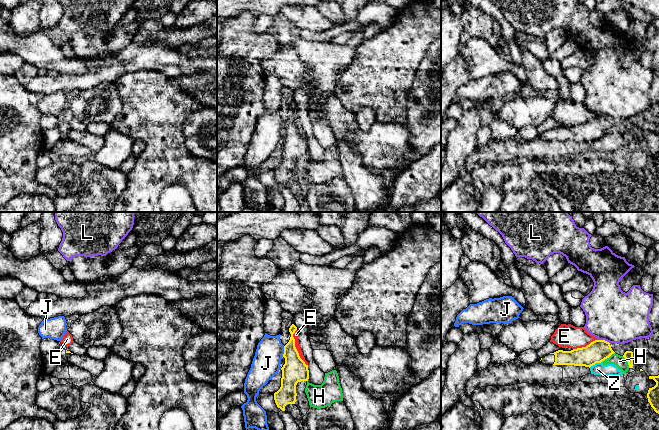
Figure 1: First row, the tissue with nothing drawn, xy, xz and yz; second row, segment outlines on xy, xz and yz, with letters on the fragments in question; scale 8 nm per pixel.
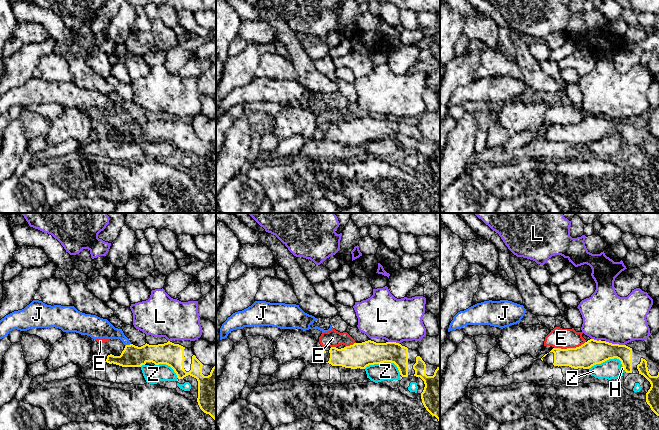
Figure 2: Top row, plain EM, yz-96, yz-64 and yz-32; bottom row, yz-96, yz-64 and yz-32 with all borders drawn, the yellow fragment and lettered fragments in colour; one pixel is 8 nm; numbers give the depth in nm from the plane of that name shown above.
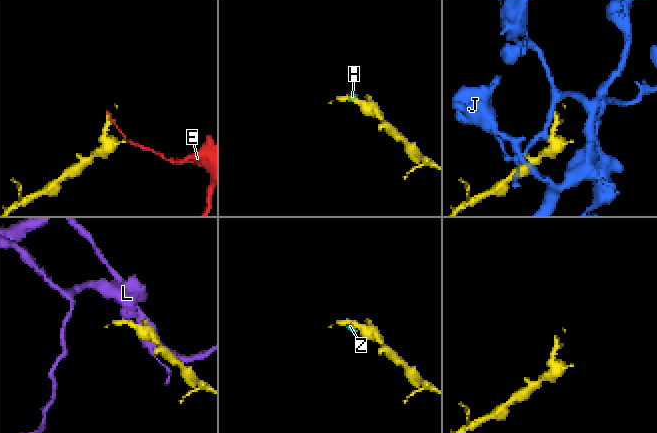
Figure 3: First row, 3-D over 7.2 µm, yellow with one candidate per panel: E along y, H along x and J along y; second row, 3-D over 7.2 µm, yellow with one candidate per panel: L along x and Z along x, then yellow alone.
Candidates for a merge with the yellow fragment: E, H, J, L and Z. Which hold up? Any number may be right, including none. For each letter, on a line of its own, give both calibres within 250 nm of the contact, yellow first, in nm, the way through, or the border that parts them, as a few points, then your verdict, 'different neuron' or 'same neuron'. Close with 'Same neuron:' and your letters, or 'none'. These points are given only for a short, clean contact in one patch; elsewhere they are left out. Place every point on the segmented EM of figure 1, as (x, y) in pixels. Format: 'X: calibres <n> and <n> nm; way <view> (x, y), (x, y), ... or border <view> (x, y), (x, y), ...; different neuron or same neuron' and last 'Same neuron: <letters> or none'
E: calibres 200 and 50 nm; border xz (296, 329), (293, 334), (294, 346), (299, 357), (307, 365); different neuron
H: calibres 80 and 90 nm; border yz (622, 356), (629, 367); different neuron
J: calibres 200 and 220 nm; different neuron
L: calibres 180 and 420 nm; border yz (597, 339), (603, 339), (610, 343); different neuron
Z: calibres 180 and 100 nm; border yz (605, 358), (589, 367); different neuron
Same neuron: none

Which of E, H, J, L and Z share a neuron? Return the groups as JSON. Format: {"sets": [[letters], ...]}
{"sets": [["E"], ["H", "Z"], ["J"], ["L"]]}

